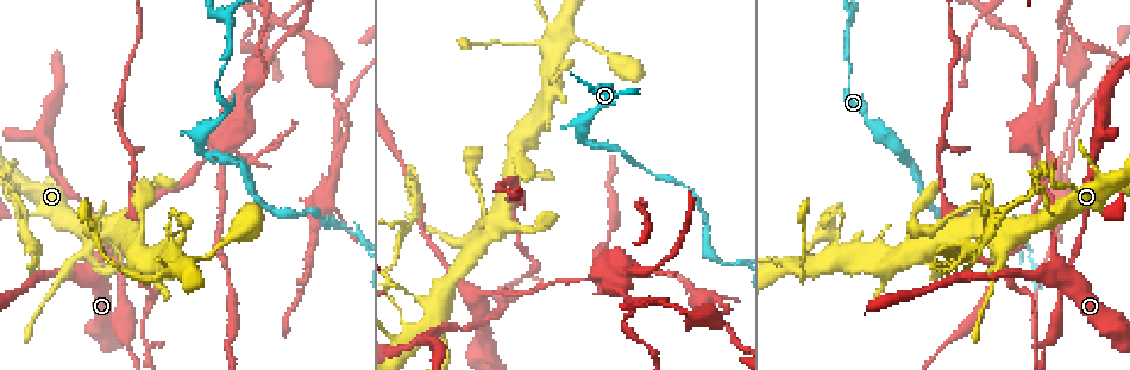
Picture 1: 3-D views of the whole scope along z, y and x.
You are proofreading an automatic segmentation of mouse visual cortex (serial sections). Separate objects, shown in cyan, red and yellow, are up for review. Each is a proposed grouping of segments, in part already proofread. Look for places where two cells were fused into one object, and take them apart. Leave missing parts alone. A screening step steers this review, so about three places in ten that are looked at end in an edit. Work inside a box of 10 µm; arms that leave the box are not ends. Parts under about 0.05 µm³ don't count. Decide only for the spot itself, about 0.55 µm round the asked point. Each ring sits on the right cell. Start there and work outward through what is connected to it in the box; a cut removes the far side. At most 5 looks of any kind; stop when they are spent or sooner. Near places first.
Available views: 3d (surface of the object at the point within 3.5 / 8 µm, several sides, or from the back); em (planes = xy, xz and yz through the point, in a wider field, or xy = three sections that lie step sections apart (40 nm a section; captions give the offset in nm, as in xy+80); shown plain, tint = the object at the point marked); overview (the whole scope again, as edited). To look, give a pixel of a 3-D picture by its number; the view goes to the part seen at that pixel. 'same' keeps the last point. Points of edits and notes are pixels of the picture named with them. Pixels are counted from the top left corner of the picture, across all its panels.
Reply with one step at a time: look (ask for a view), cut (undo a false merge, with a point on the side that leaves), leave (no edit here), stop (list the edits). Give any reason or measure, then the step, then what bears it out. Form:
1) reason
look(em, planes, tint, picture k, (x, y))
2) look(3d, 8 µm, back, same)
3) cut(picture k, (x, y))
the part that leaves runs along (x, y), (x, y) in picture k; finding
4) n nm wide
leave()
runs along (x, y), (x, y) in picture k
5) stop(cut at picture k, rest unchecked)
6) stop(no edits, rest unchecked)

look(3d, 3.5 µm, picture 1, (175, 189))

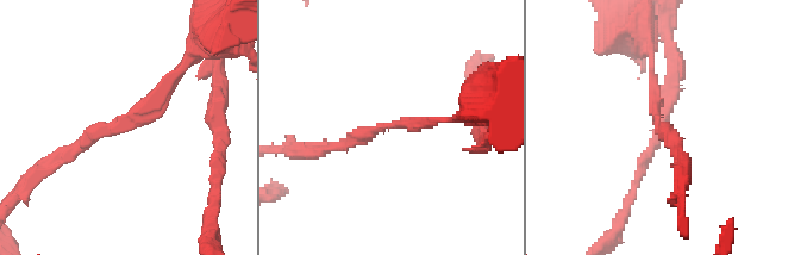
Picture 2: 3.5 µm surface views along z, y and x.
now the EM
look(em, xy, step 3, tint, picture 2, (392, 125))

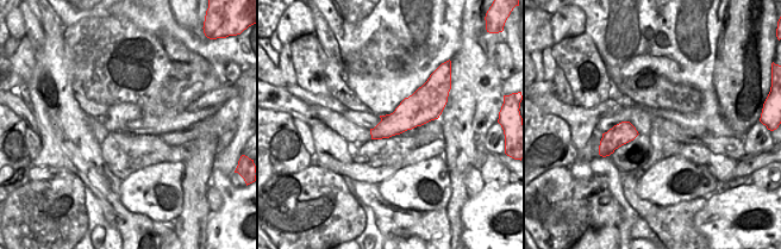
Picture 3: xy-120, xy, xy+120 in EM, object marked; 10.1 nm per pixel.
another direction
look(em, xy, step 5, tint, same)

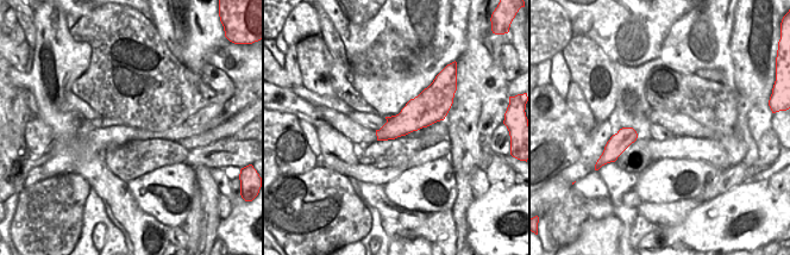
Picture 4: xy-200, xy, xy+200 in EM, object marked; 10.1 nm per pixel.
leave()
runs along (62, 161), (131, 117), (182, 62) in picture 2; continuous, no second cell

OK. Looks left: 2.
two arms at a narrow angle
look(3d, 3.5 µm, picture 1, (1041, 135))

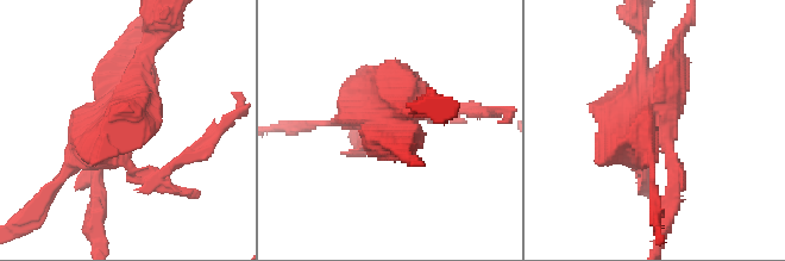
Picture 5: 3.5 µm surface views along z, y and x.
shape alone is not enough
look(em, planes, tint, picture 5, (659, 130))

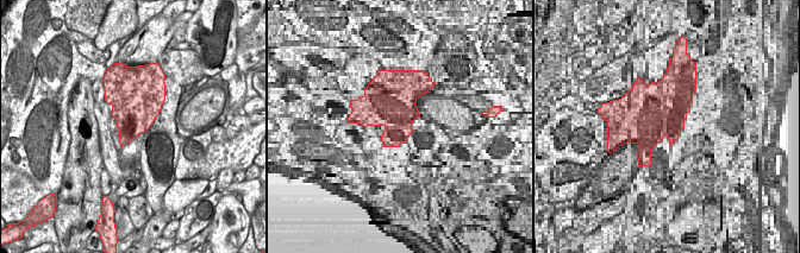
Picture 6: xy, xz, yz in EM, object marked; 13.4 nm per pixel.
550 nm wide
cut(picture 5, (678, 43))
the part that leaves runs along (654, 104), (670, 82), (682, 26) in picture 5; a second cell is stuck on

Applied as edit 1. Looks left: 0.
stop(cut at picture 5, rest unchecked)

